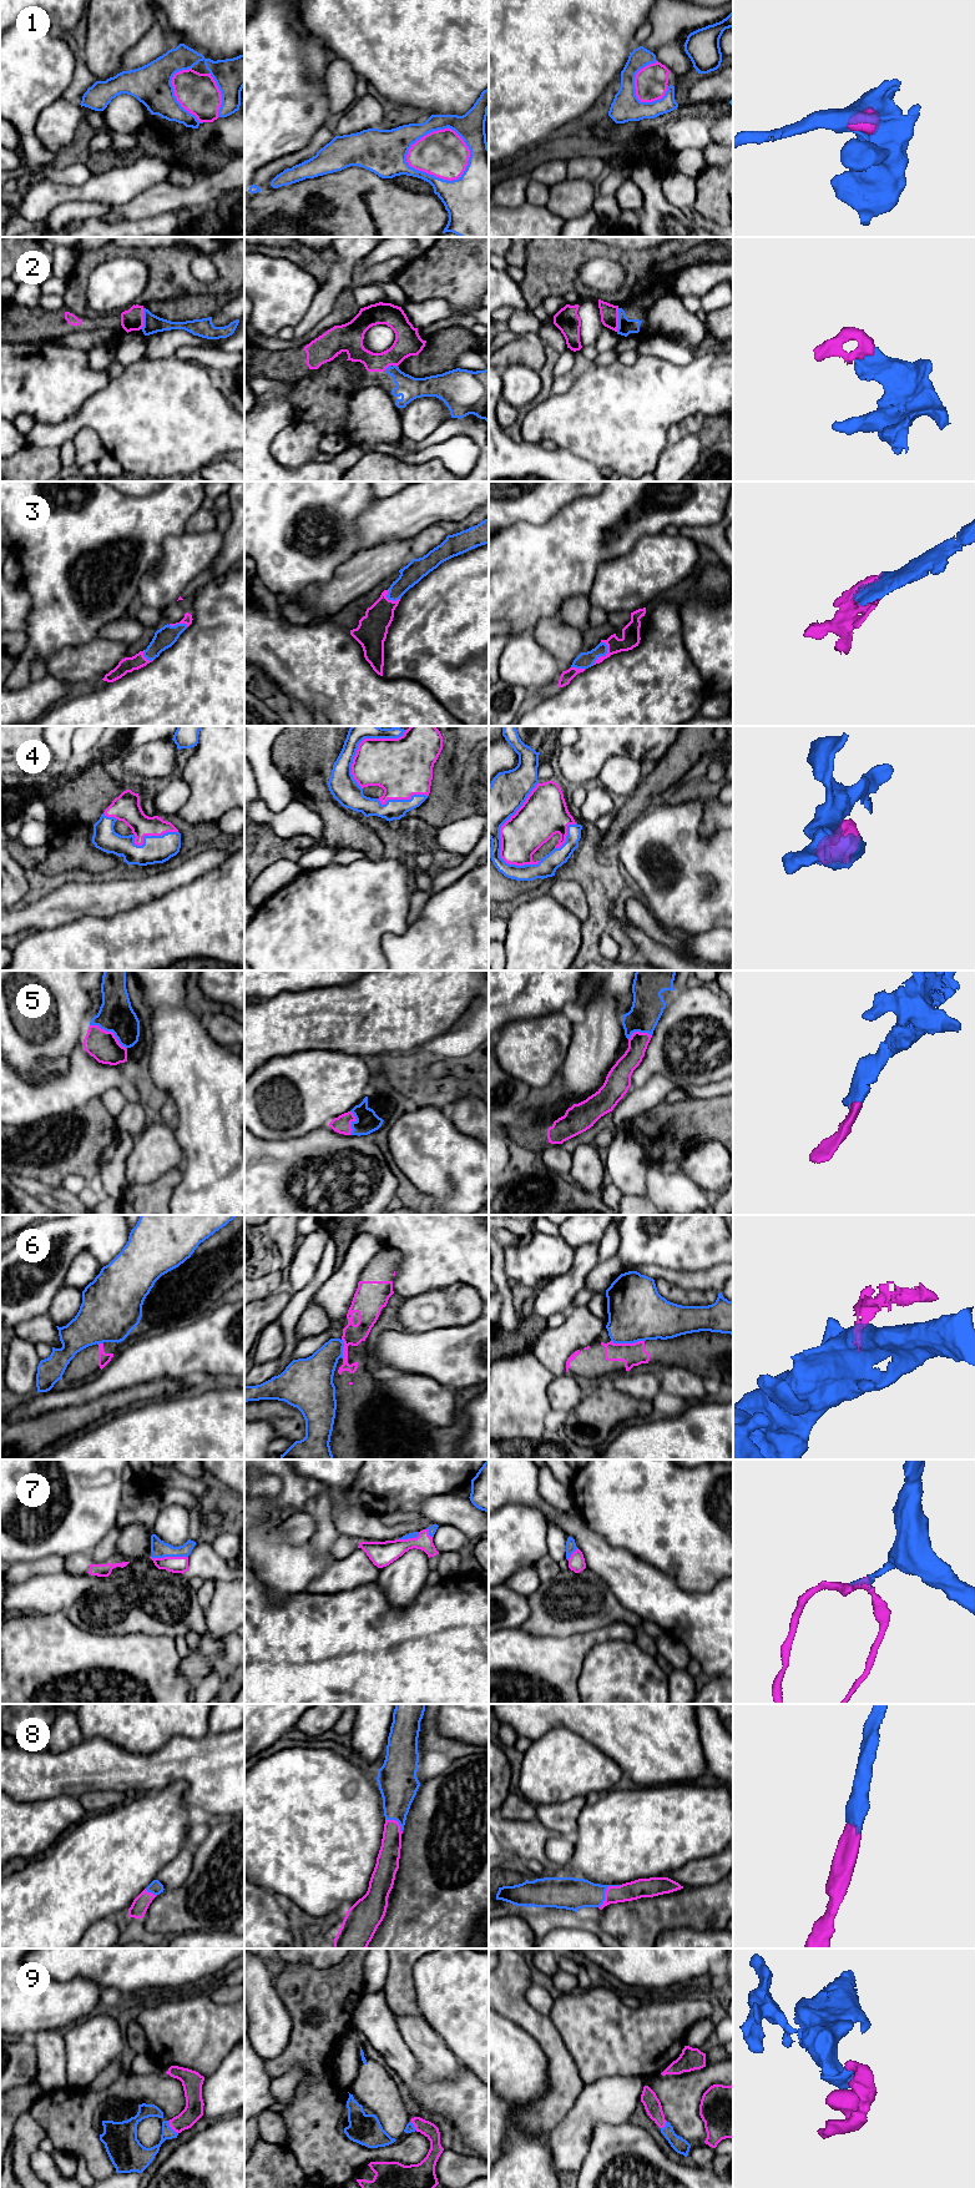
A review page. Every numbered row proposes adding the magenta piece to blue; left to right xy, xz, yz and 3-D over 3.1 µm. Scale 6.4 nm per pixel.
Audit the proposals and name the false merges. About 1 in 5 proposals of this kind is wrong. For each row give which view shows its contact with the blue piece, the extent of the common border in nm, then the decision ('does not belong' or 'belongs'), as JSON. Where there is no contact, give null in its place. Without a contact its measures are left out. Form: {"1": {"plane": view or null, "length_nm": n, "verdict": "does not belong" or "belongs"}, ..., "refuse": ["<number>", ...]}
{"1": {"plane": "xz", "length_nm": 440, "verdict": "belongs"}, "2": {"plane": "yz", "length_nm": 150, "verdict": "belongs"}, "3": {"plane": "yz", "length_nm": 180, "verdict": "belongs"}, "4": {"plane": "yz", "length_nm": 550, "verdict": "belongs"}, "5": {"plane": "xy", "length_nm": 280, "verdict": "belongs"}, "6": {"plane": "yz", "length_nm": 220, "verdict": "does not belong"}, "7": {"plane": "xy", "length_nm": 240, "verdict": "belongs"}, "8": {"plane": "yz", "length_nm": 200, "verdict": "belongs"}, "9": {"plane": "xy", "length_nm": 110, "verdict": "belongs"}, "refuse": ["6"]}

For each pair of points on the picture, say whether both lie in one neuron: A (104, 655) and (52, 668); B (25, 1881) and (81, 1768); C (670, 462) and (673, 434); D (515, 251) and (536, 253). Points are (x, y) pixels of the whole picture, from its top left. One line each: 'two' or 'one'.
A: one
B: two
C: two
D: two

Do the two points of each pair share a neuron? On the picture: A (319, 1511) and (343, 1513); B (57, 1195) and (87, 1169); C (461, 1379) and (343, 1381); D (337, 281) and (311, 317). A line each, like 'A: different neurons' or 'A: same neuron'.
A: different neurons
B: different neurons
C: different neurons
D: same neuron

